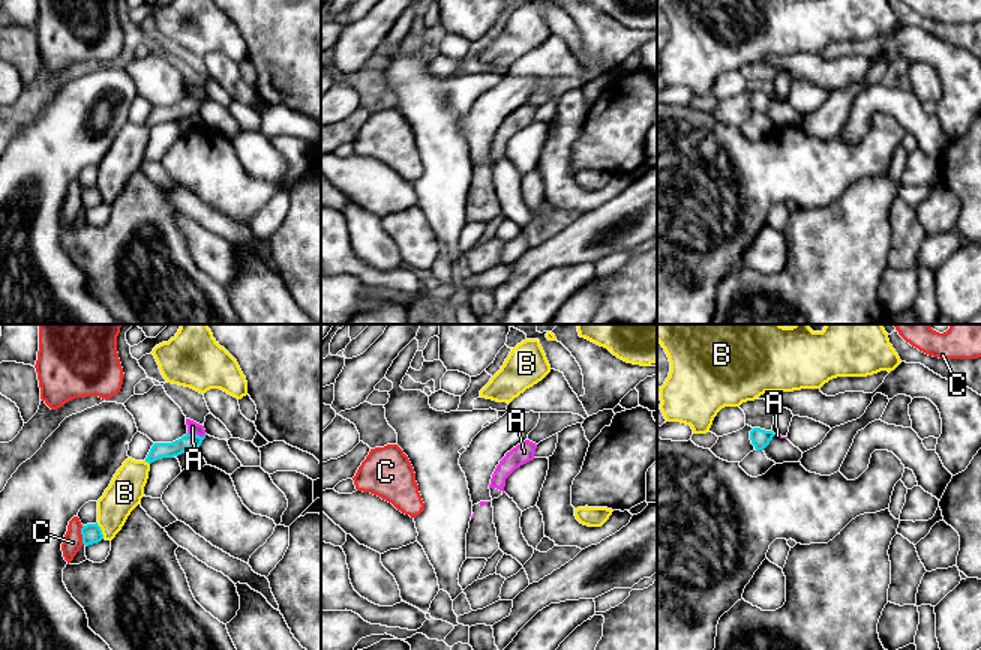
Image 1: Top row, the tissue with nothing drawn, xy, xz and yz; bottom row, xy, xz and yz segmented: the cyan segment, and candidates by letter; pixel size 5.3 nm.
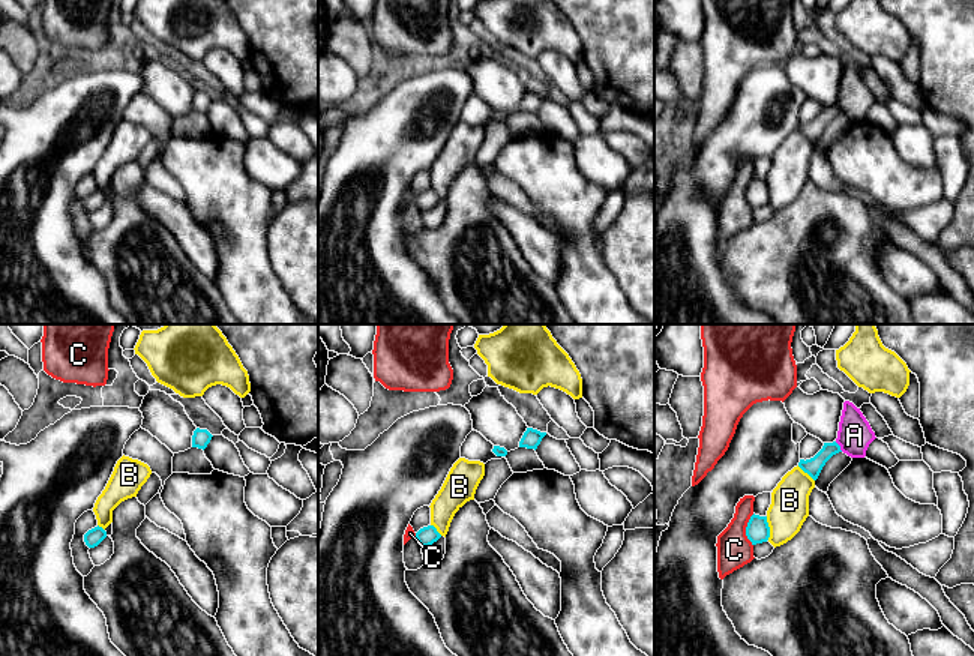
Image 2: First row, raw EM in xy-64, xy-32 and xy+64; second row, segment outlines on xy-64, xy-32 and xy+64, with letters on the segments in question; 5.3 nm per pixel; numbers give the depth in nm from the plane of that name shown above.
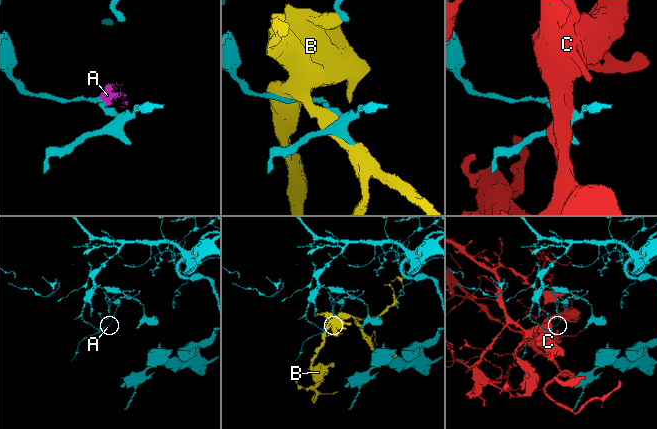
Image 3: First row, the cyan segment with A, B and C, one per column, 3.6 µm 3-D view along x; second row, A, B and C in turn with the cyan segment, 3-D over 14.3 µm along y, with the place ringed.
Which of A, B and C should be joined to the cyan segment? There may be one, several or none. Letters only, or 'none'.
none

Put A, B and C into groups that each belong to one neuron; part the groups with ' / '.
A / B / C

